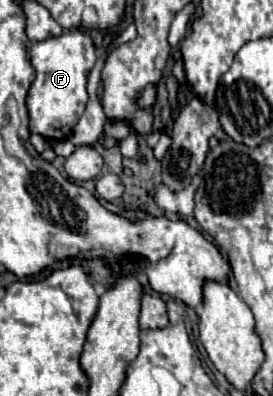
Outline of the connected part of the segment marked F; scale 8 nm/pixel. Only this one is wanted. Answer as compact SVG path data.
M70 30L56 38L34 42L28 54L36 70L36 80L32 82L26 98L30 114L30 132L52 140L66 140L70 138L74 126L86 110L88 74L96 64L94 42L86 32Z

